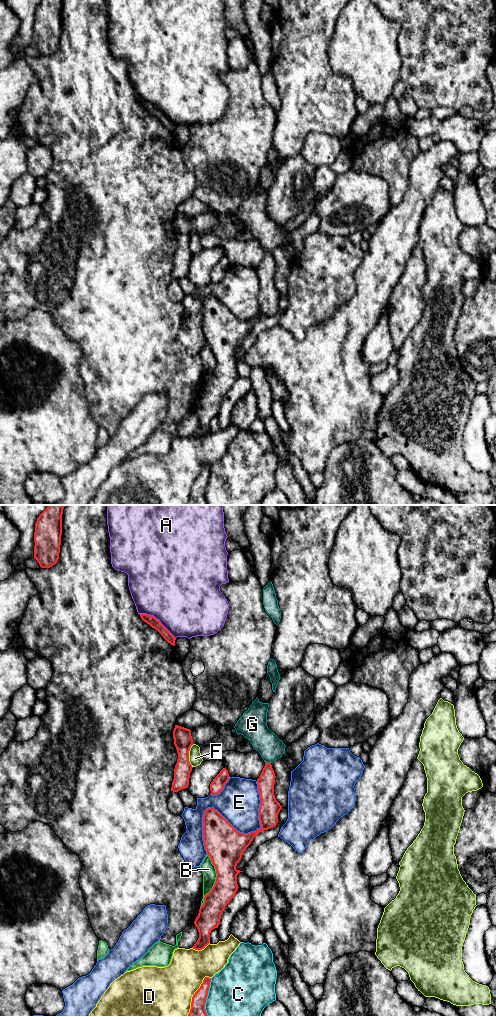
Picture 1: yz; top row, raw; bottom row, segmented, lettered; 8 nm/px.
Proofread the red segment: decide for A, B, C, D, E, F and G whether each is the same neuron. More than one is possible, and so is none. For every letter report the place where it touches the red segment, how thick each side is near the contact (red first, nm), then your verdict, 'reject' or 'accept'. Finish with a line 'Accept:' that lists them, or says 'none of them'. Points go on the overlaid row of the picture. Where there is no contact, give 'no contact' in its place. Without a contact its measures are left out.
A: yz (158, 620) | 80/500 nm | reject
B: yz (215, 881) | 260/110 nm | reject
C: yz (206, 997) | 150/460 nm | reject
D: yz (194, 994) | 150/460 nm | reject
E: yz (233, 827) | 300/340 nm | reject
F: yz (188, 755) | 150/110 nm | reject
G: yz (268, 763) | 140/200 nm | accept
Accept: G

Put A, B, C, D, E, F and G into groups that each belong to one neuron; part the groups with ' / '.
A / B / C / D / E / F / G

